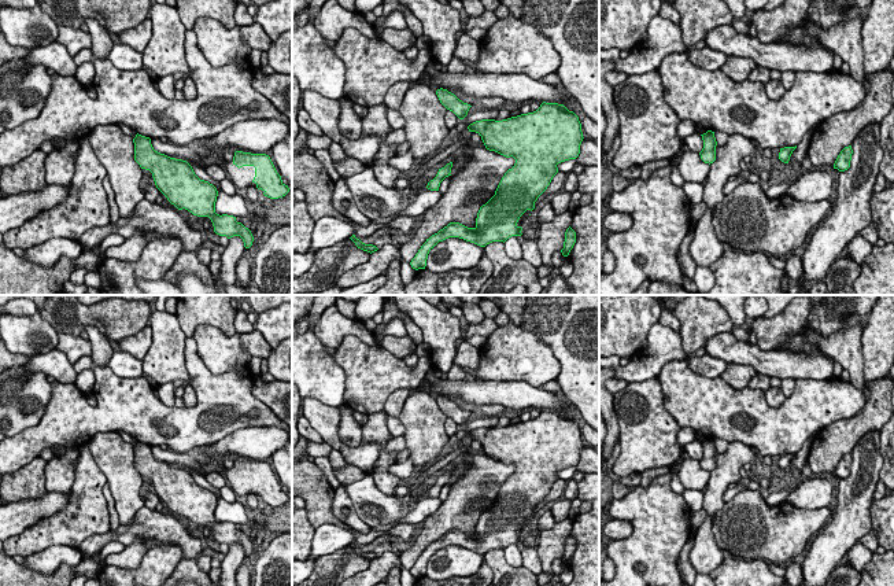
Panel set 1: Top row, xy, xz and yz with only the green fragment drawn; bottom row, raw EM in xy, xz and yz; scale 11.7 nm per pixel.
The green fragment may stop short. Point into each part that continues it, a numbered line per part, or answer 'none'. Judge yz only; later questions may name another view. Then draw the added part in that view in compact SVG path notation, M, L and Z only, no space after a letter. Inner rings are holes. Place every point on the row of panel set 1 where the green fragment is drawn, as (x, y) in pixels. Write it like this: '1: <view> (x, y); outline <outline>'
none

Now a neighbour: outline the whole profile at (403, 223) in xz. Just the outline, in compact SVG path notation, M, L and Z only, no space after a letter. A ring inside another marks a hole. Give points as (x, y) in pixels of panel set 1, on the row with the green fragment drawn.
M399 215L395 220L392 220L391 222L384 224L384 225L391 225L392 228L398 228L398 229L400 229L403 232L410 233L411 232L411 228L414 225L414 220L413 218L414 217Z

